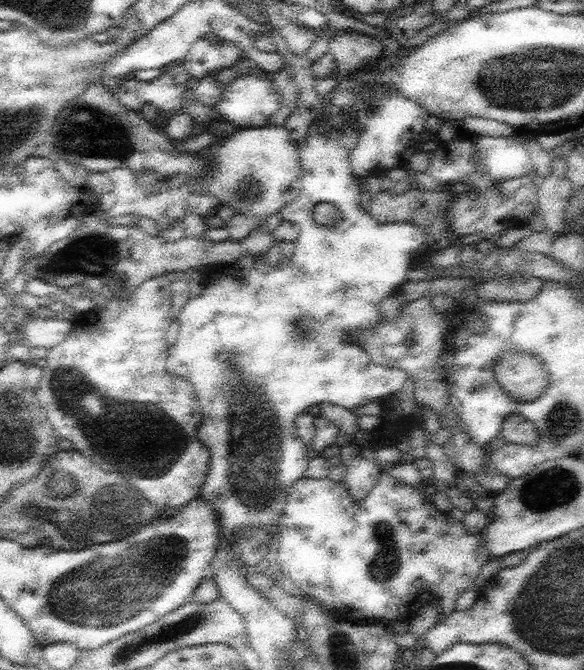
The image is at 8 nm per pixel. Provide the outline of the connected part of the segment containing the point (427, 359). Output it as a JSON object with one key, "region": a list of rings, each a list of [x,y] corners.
{"region":[[[429,294],[414,302],[406,302],[401,314],[393,319],[382,317],[379,323],[371,329],[357,328],[351,332],[352,343],[359,344],[370,354],[372,362],[376,366],[397,366],[406,370],[410,377],[414,378],[415,400],[419,406],[429,406],[436,414],[439,414],[440,420],[444,421],[445,406],[449,402],[449,386],[446,380],[446,365],[443,357],[446,352],[446,334],[448,328],[444,322],[442,311],[436,309],[434,298]]]}

